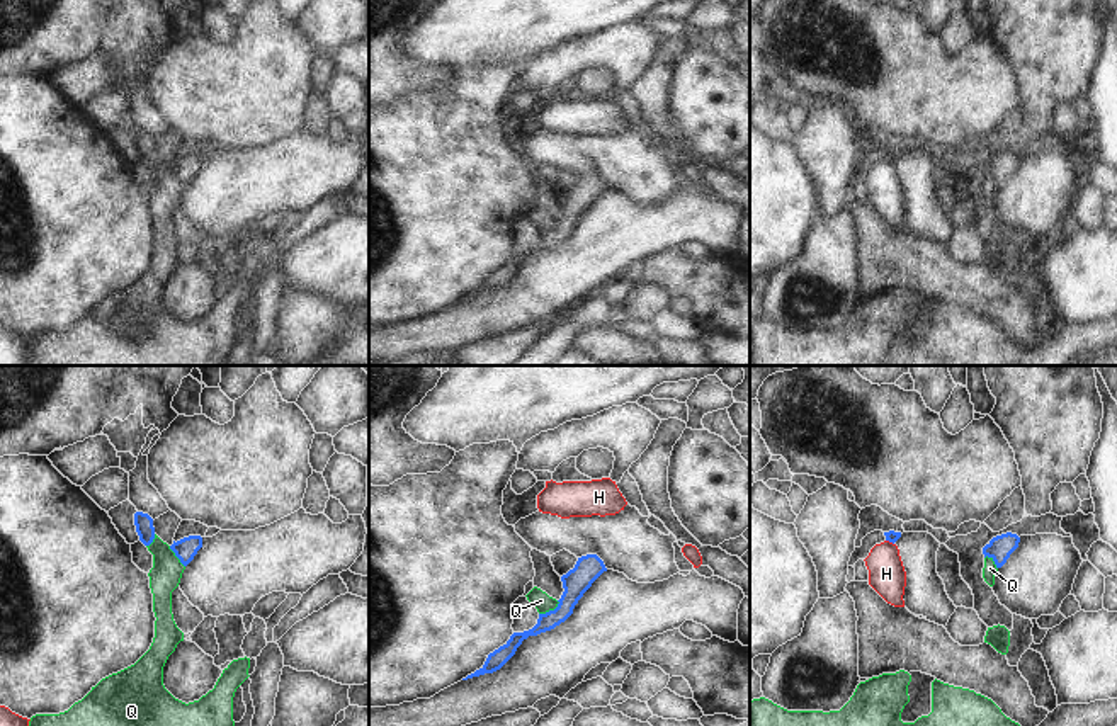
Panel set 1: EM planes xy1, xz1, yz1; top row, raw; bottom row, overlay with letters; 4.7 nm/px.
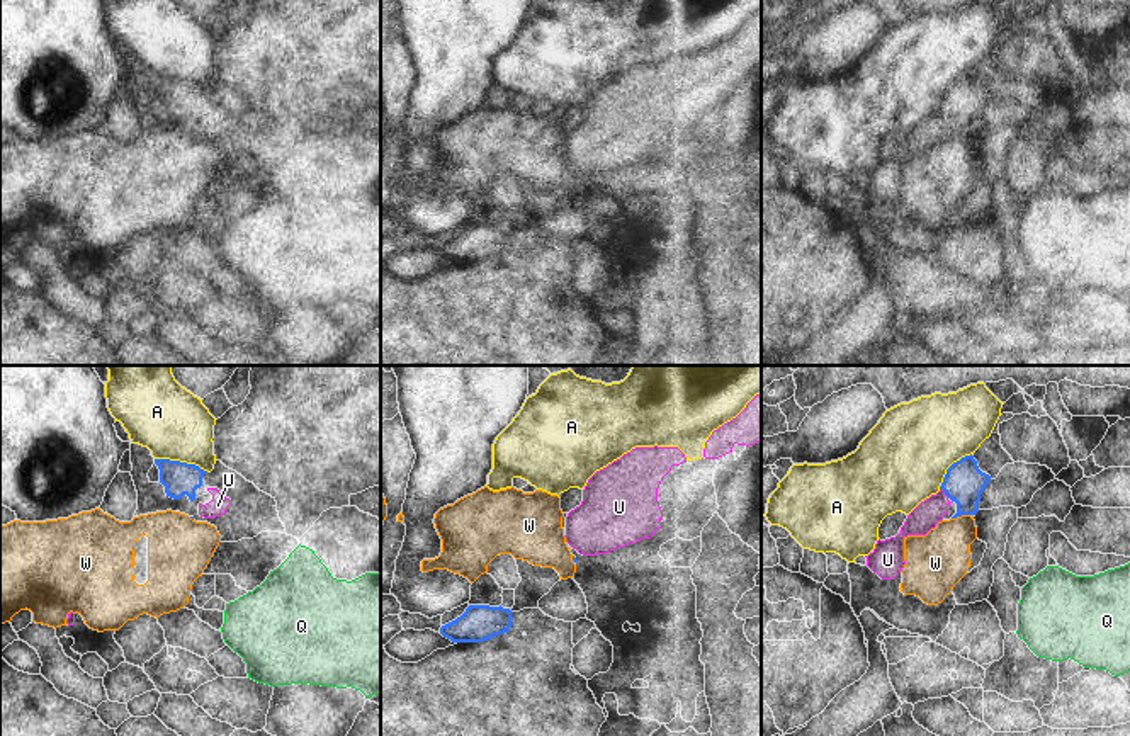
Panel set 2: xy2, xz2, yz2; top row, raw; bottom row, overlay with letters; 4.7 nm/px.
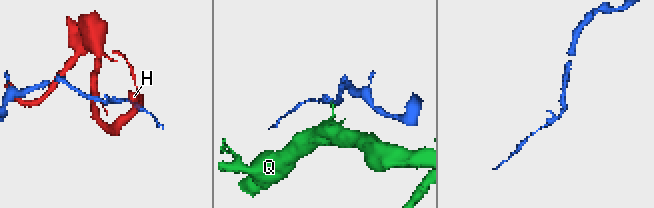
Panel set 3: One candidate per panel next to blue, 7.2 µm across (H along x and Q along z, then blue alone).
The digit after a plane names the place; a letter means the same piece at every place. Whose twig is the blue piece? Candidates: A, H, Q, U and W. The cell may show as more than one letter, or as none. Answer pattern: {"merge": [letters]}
{"merge": ["U"]}

